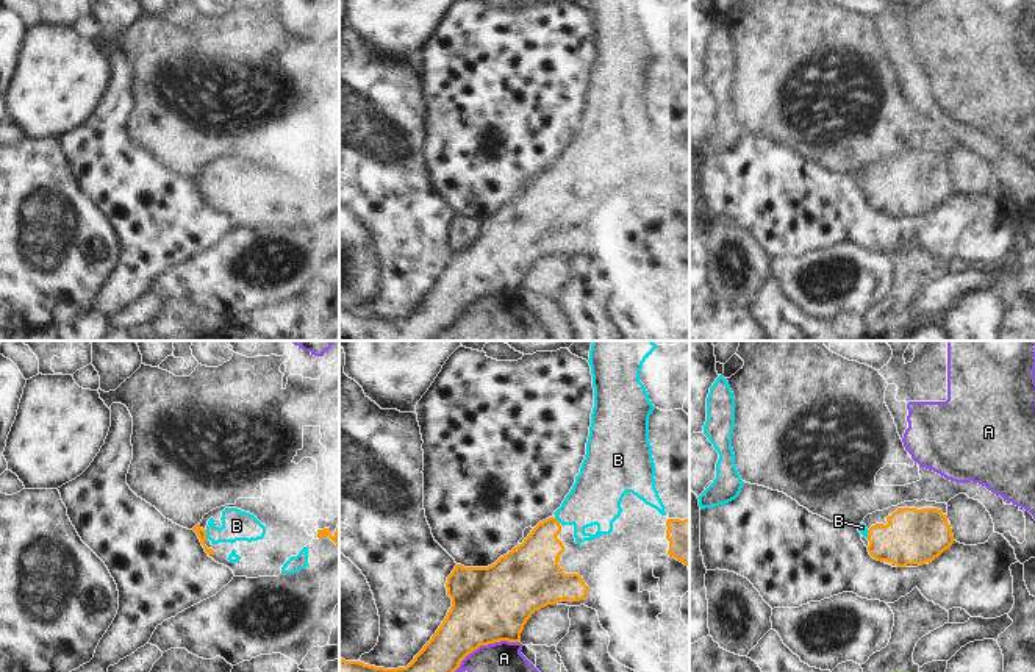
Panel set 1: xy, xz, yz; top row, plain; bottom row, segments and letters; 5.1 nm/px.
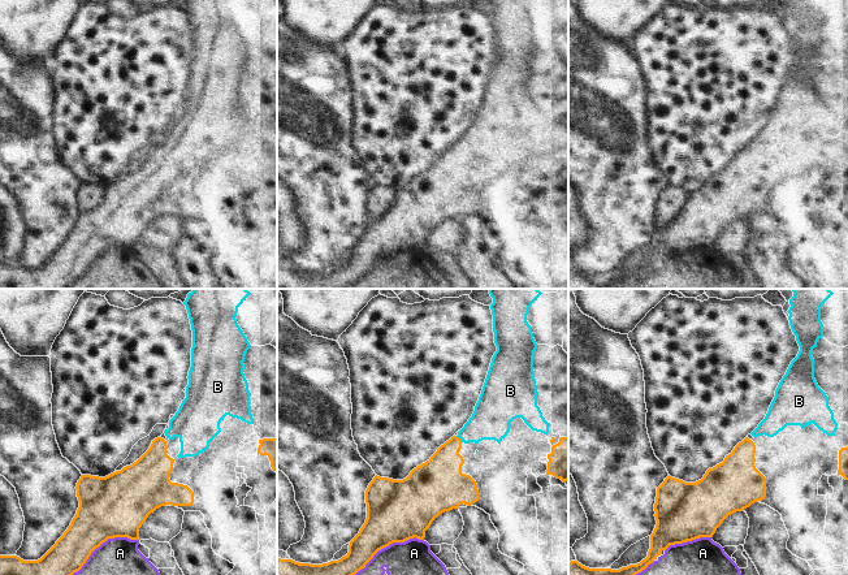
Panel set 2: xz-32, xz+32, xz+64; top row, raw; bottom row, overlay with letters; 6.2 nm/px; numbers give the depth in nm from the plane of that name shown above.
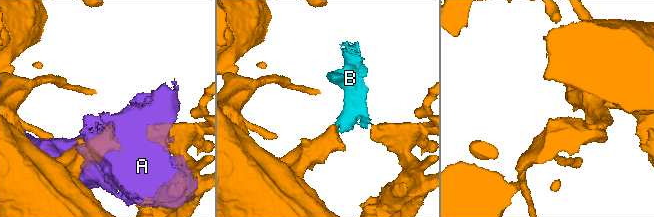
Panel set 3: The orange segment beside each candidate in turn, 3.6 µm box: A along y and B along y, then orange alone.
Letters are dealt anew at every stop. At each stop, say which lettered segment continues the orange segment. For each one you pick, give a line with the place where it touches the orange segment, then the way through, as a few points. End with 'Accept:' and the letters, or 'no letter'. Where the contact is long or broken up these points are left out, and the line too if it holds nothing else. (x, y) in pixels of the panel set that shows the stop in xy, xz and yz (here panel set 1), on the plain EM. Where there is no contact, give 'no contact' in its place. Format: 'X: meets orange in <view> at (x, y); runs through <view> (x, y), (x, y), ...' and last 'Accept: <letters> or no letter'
B: meets orange in xy at (205, 185); runs through xy (202, 183), (205, 185), (224, 185), (236, 175)
Accept: B

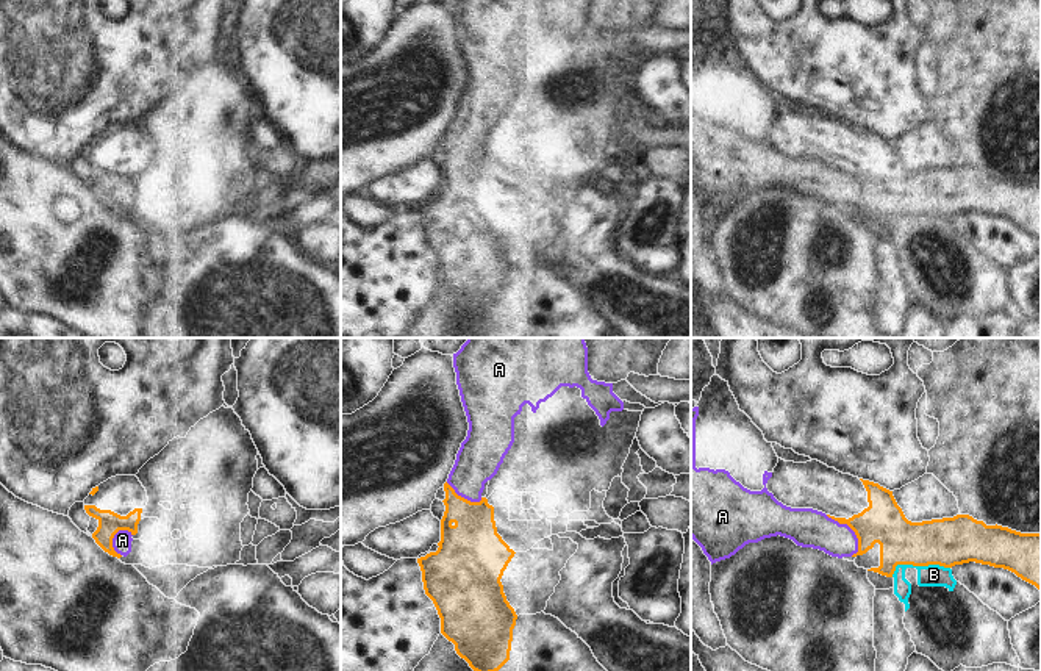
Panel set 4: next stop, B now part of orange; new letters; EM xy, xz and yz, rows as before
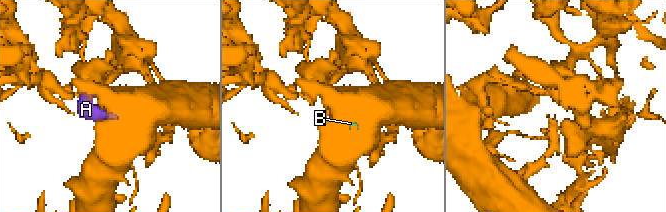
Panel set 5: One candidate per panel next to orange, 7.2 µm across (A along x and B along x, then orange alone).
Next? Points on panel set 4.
A: meets orange in yz at (851, 177); runs through yz (883, 171), (868, 177), (851, 177), (807, 177)
Accept: A

